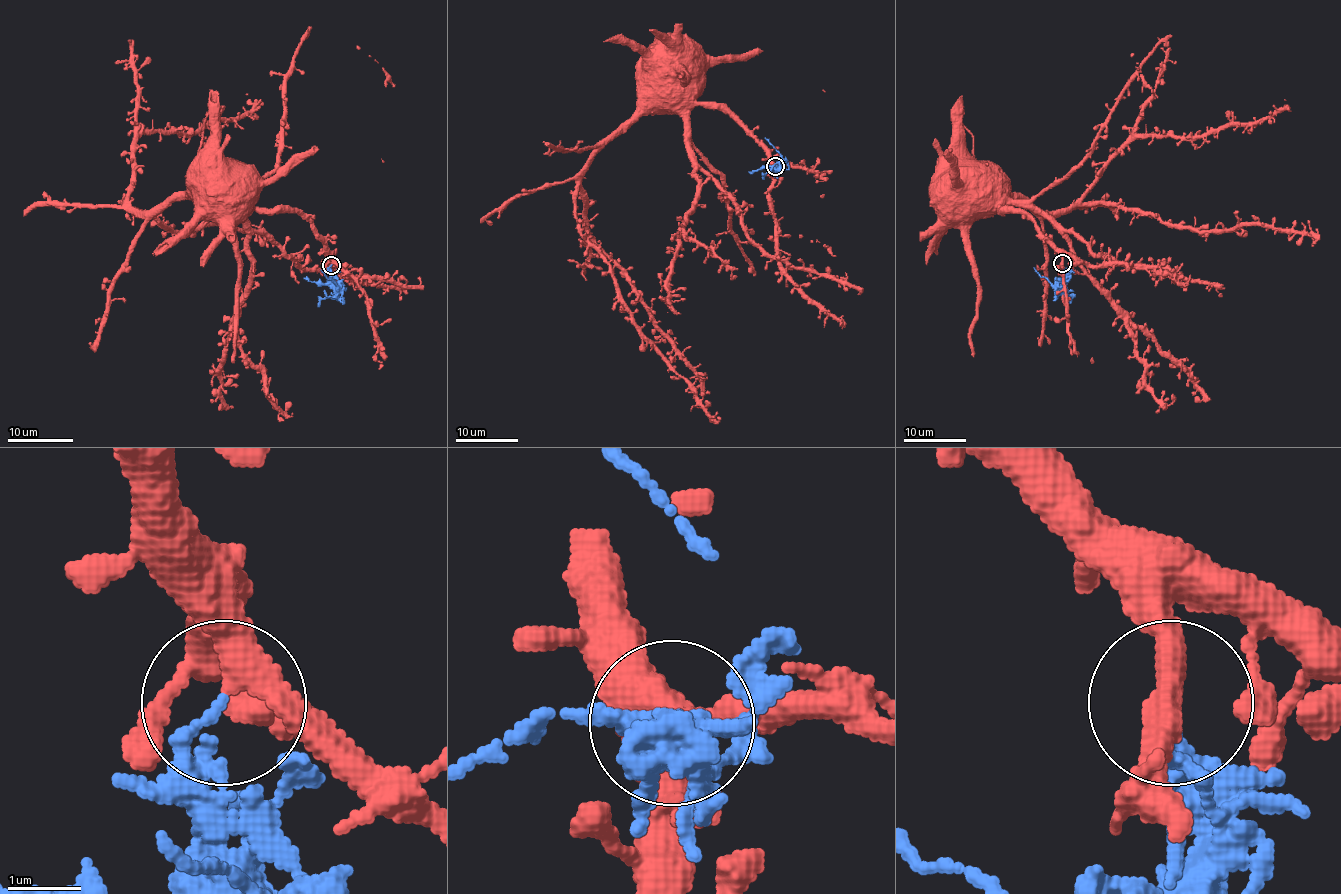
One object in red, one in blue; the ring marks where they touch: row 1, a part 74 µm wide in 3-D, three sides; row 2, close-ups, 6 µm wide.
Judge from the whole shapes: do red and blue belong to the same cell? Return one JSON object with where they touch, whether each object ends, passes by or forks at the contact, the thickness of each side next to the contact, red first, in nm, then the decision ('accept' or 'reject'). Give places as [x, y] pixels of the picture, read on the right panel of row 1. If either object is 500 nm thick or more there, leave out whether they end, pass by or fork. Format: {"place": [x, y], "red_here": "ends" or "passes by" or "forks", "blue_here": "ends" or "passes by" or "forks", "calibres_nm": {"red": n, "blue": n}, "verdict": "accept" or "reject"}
{"place": [1062, 263], "red_here": "passes by", "blue_here": "ends", "calibres_nm": {"red": 360, "blue": 190}, "verdict": "reject"}

